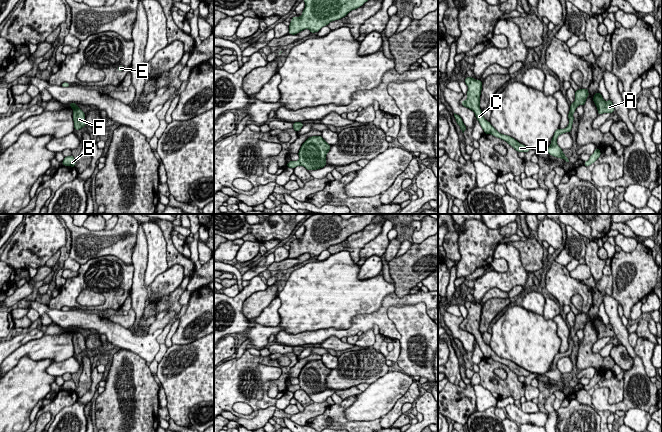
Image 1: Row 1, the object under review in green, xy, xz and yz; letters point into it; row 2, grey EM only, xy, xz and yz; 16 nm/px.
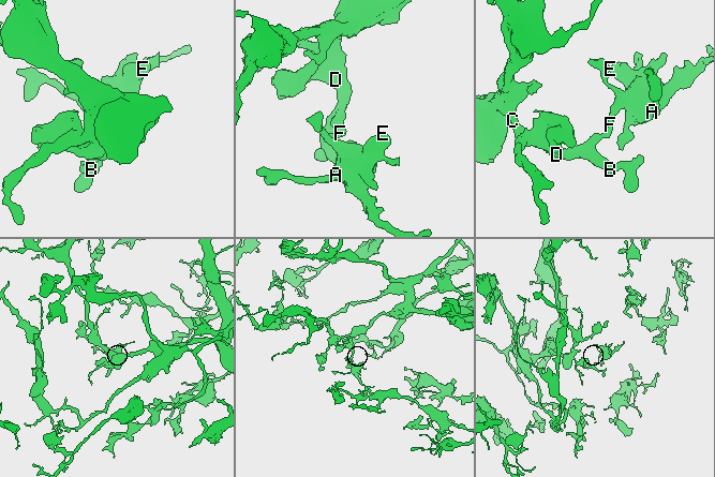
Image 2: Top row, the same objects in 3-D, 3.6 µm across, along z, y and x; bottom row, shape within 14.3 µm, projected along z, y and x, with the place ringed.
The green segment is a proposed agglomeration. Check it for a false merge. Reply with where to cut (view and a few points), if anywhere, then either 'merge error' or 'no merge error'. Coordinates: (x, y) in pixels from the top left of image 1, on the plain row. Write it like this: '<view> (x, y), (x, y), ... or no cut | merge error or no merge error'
no cut | no merge error

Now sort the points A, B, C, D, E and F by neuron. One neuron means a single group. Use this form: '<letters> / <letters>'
A B C D E F

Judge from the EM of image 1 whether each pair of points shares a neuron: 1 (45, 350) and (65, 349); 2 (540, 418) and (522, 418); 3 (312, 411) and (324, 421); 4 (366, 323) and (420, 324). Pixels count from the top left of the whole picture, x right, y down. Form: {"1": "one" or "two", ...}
{"1": "one", "2": "one", "3": "two", "4": "two"}

